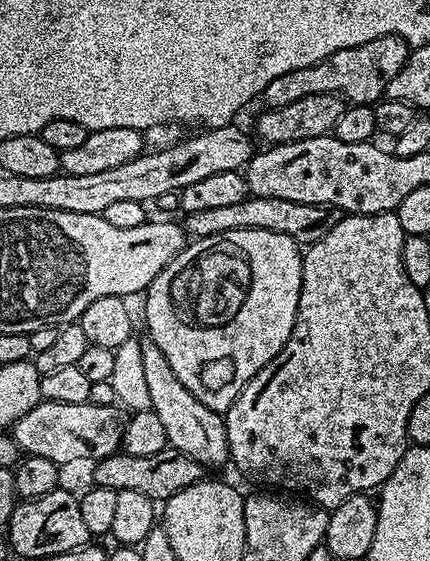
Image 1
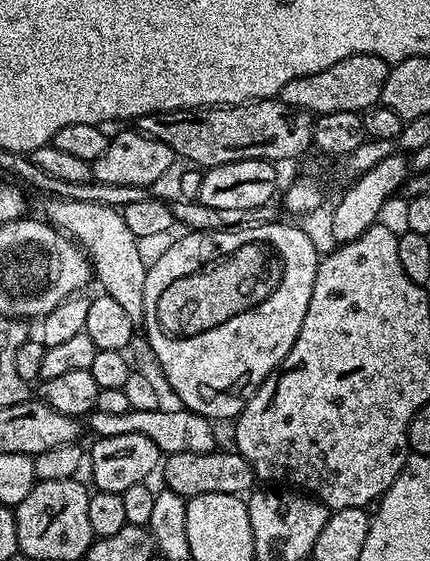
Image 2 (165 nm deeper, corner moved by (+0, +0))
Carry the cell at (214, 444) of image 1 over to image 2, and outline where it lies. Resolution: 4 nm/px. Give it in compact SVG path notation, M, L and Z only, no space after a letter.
M52 198L47 203L42 212L43 219L84 249L88 263L92 266L95 283L98 282L104 287L101 288L103 295L120 303L122 310L126 310L126 315L134 322L143 321L148 264L140 253L141 241L134 234L130 234L123 215L115 207L94 202Z

